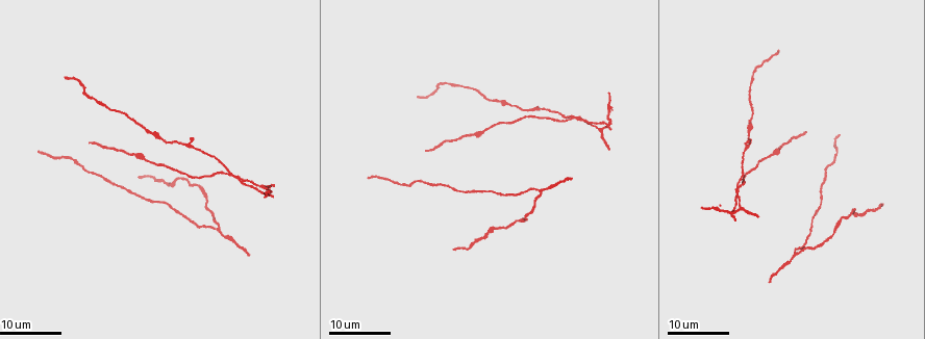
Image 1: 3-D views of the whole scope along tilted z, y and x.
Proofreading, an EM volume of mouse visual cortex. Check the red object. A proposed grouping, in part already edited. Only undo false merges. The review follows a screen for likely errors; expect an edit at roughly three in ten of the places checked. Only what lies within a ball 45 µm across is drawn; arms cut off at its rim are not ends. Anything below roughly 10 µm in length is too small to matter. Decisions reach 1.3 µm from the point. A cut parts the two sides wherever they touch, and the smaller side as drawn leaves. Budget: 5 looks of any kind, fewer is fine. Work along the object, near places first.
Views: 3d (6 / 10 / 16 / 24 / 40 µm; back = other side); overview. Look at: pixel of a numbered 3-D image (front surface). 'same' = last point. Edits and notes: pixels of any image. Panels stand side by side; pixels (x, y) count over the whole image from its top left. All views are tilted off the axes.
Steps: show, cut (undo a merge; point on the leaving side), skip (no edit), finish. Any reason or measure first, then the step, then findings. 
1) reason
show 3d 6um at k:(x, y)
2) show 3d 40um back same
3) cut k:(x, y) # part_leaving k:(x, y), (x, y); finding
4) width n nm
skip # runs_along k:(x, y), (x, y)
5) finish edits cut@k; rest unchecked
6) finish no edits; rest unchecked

two arms in line, one across
show 3d 16um at 1:(571, 116)

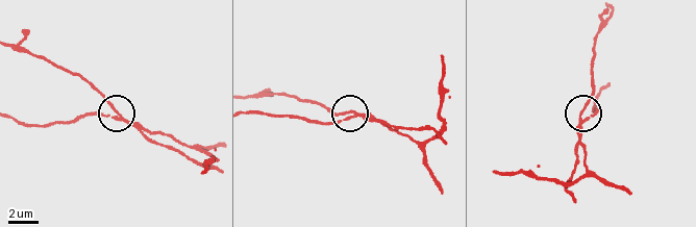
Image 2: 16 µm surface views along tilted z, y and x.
show 3d 6um at 2:(118, 117)

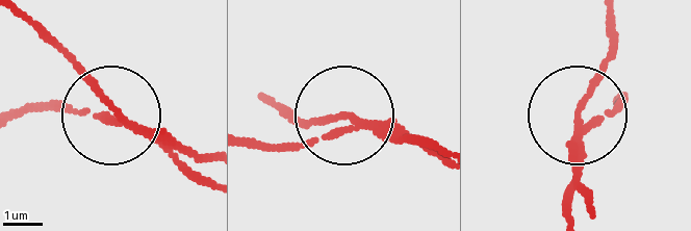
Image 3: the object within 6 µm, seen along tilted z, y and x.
width 160 nm
cut 3:(195, 177) # a second cell is stuck on

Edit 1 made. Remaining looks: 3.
side arm on a straight run
show 3d 24um at 1:(539, 193)

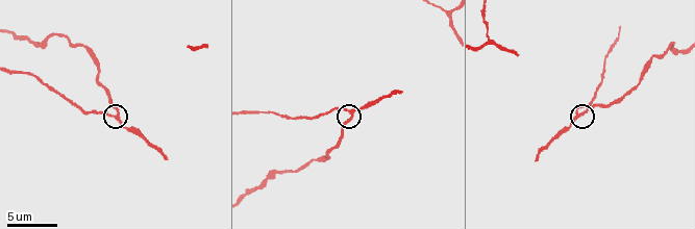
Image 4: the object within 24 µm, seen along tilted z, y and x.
show 3d 10um at 4:(115, 116)

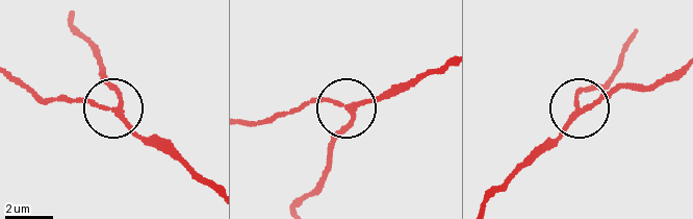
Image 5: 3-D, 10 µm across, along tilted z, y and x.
arms 3
skip # runs_along 5:(633, 34), (617, 69), (575, 102), (595, 102), (620, 84); continuous, no second cell

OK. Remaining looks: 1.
calibre changes
show 3d 16um at 4:(19, 72)

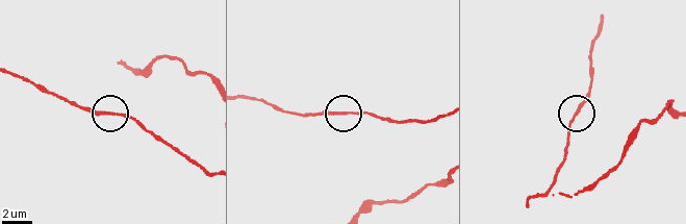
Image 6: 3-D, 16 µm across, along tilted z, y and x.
skip # runs_along 6:(13, 73), (83, 105), (123, 113), (140, 121); all the same cell

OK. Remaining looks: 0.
finish edits cut@3; rest unchecked

